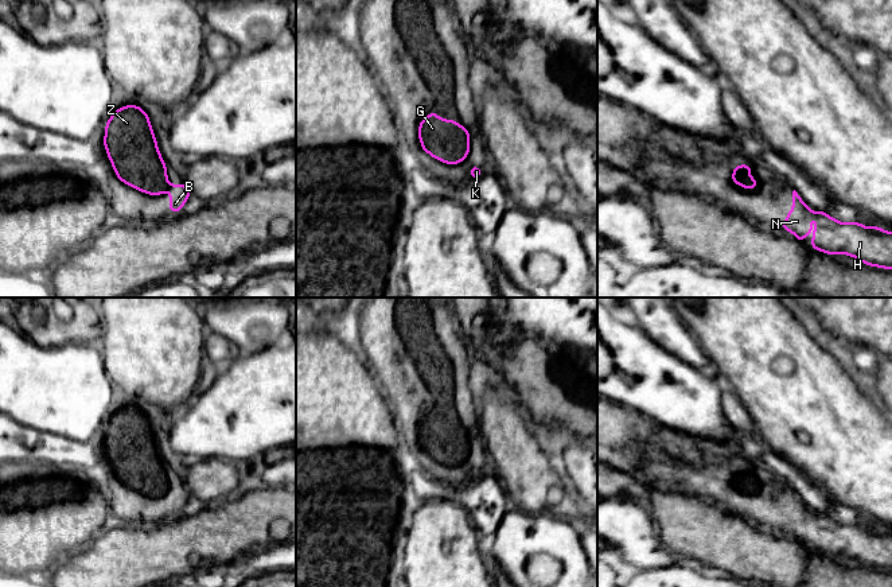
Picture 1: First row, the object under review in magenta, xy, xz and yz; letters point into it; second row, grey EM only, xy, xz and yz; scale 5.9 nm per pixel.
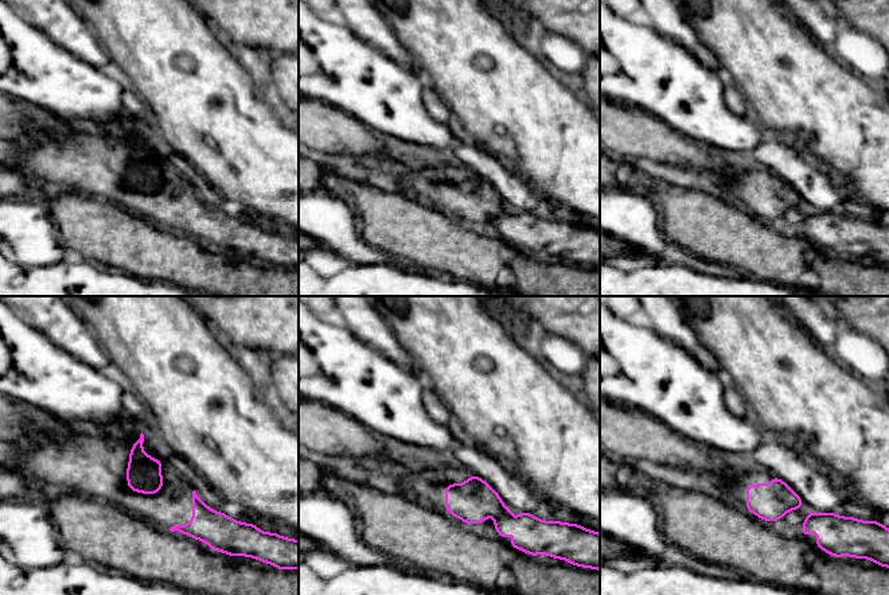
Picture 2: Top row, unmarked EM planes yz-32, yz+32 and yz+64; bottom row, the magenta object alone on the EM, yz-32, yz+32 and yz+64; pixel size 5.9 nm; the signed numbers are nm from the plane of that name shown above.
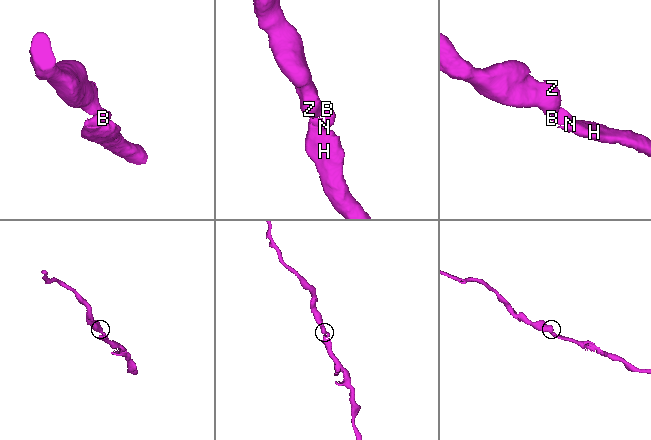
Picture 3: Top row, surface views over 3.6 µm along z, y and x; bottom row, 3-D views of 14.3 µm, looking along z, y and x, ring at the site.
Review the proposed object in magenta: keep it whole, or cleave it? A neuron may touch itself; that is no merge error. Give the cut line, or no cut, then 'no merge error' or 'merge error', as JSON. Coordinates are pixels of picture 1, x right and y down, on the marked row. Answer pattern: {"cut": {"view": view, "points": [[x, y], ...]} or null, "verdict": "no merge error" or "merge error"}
{"cut": null, "verdict": "no merge error"}

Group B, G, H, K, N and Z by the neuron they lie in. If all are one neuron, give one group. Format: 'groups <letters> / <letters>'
groups B G H K N Z

